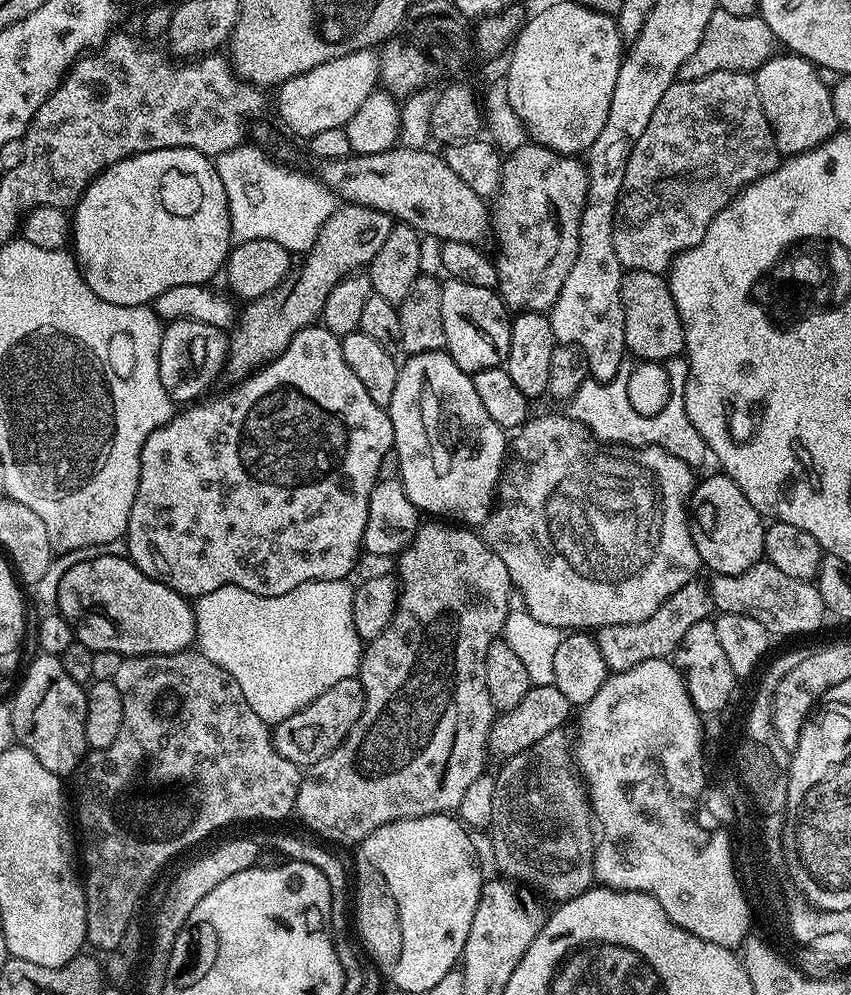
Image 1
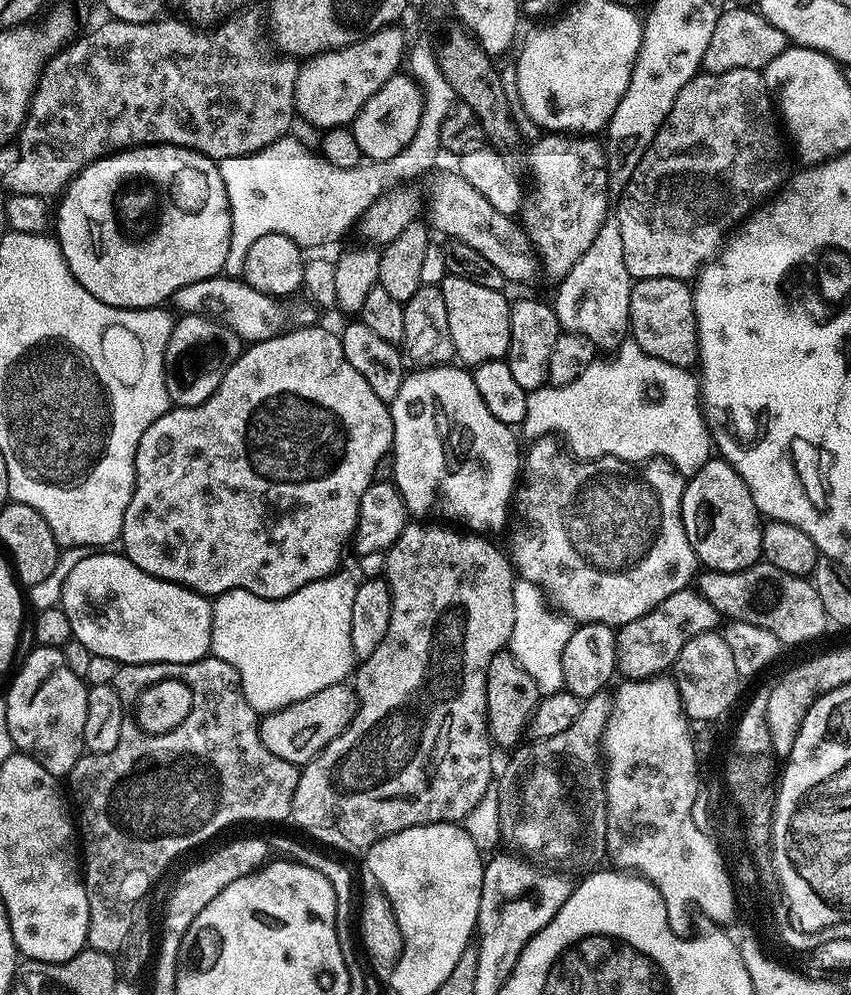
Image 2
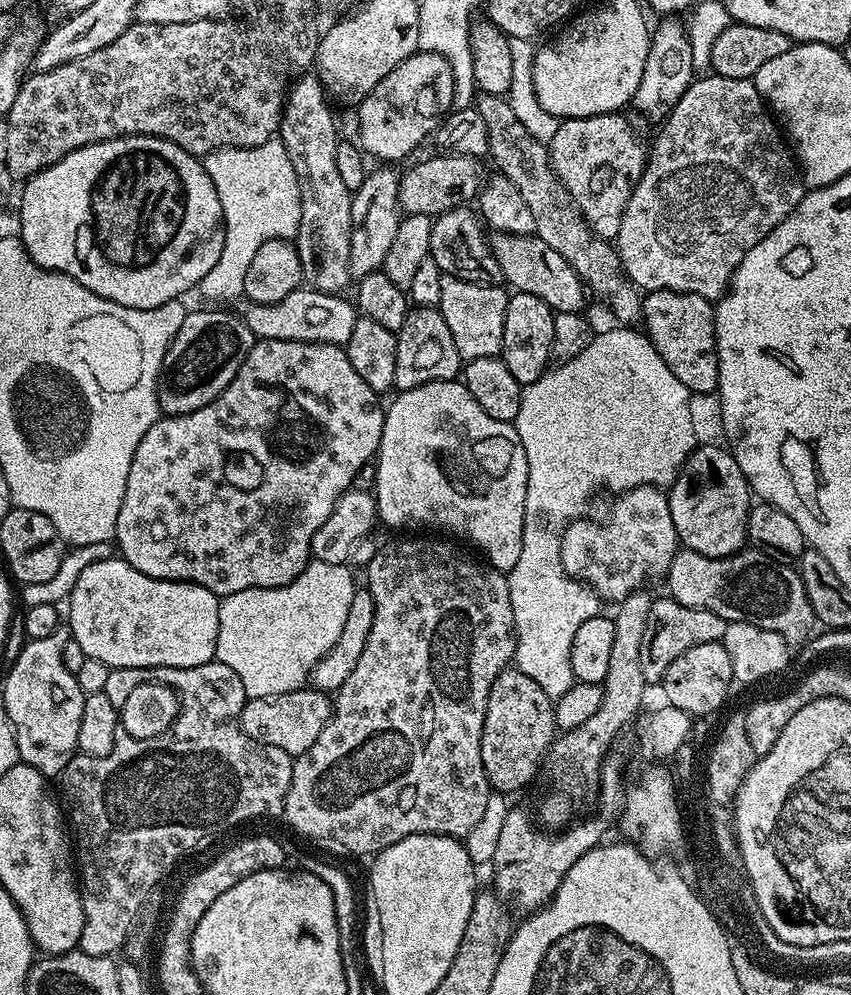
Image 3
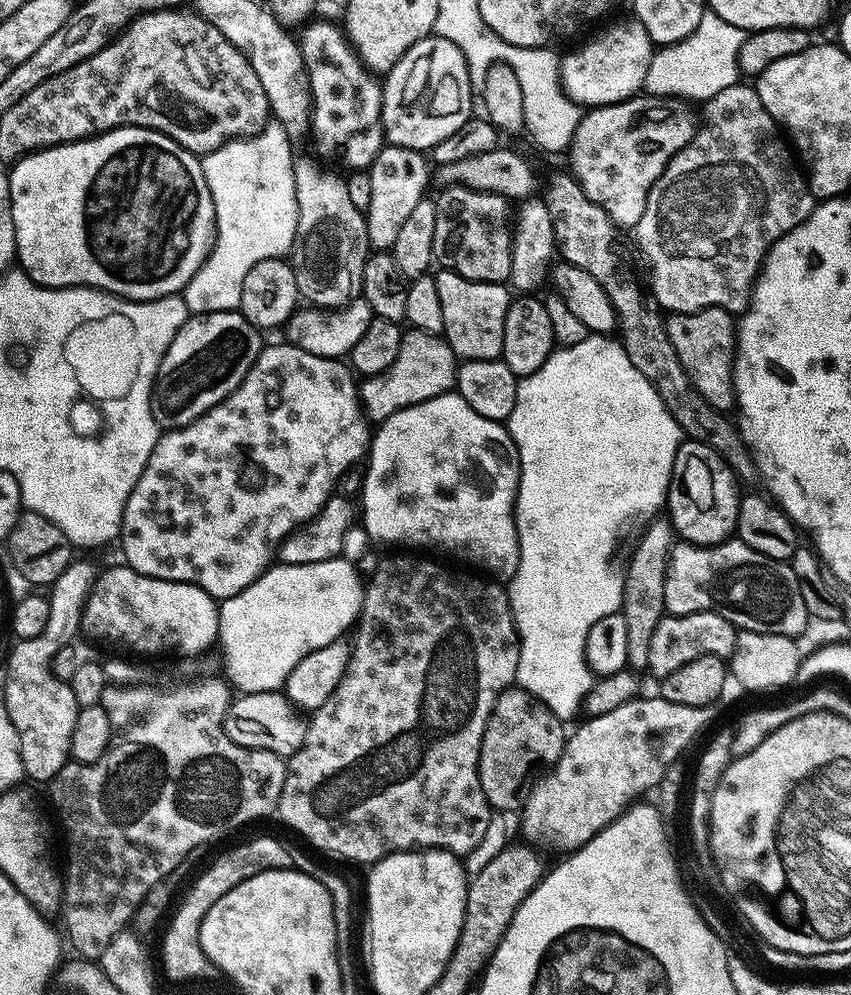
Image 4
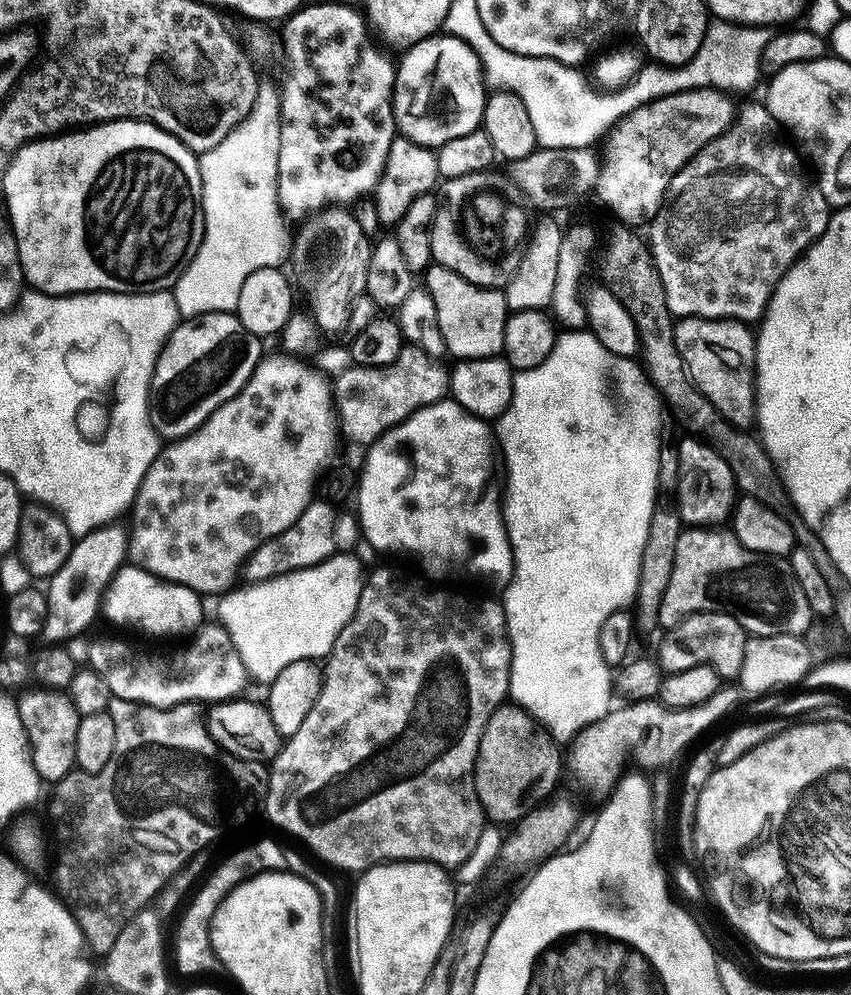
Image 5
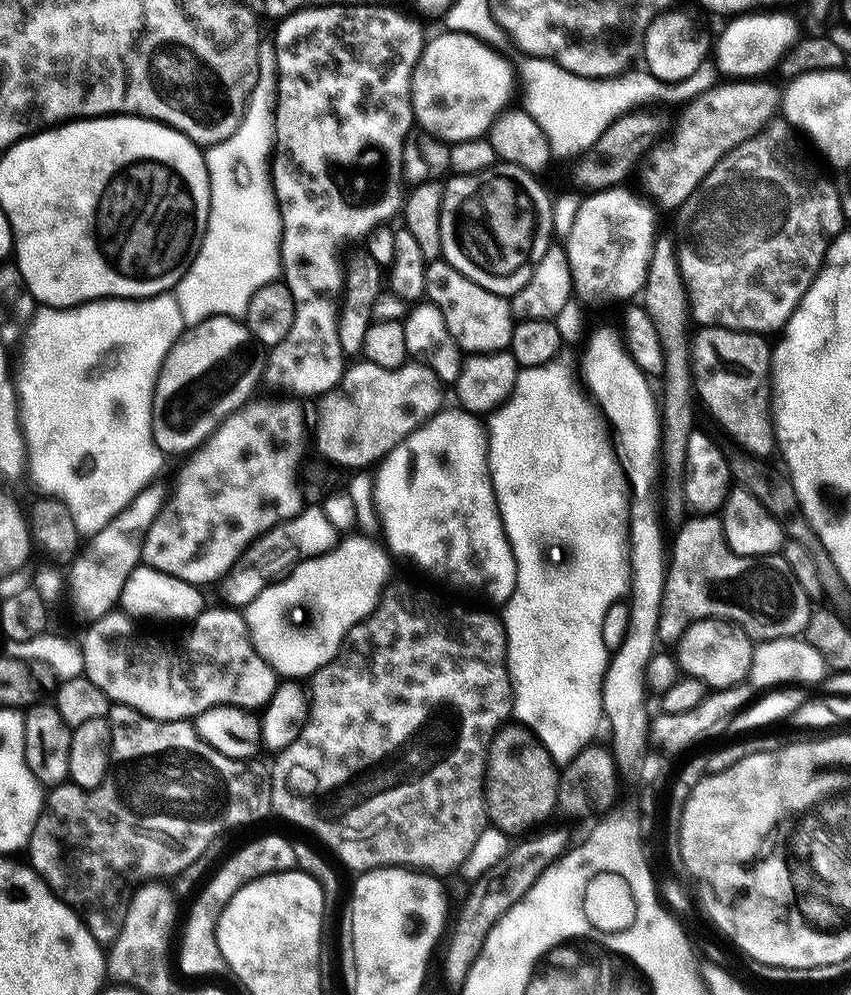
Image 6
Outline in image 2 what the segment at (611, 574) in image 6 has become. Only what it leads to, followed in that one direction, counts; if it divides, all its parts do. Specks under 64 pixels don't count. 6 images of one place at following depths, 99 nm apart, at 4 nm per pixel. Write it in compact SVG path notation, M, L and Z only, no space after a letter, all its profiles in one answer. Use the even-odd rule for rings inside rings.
M631 338L625 339L609 356L612 356L609 360L603 360L603 358L593 360L592 364L586 366L586 370L582 370L582 374L578 374L578 378L574 378L569 384L554 384L537 388L535 392L529 392L528 401L526 402L526 418L522 425L522 431L530 436L529 438L548 438L551 436L559 438L558 436L561 436L568 443L569 449L567 448L567 451L580 462L600 460L603 456L613 456L623 460L629 466L640 466L649 460L659 458L667 461L681 474L697 472L714 452L712 434L709 432L708 422L704 418L699 379L687 368L670 366L670 362L662 362L662 358L654 358L650 354L646 354L646 350L639 348L635 340ZM514 579L514 630L510 641L512 657L534 678L541 694L564 688L562 650L570 642L573 621L550 603L543 588L530 580Z

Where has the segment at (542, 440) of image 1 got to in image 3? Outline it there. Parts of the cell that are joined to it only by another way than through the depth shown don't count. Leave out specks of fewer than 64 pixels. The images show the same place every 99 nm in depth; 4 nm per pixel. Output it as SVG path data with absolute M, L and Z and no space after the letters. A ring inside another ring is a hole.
M643 484L619 493L613 500L616 501L609 506L604 524L595 524L594 521L588 520L589 518L573 520L564 529L560 538L560 557L568 575L588 585L604 602L623 600L625 596L637 591L647 576L663 577L678 551L674 518L670 518L668 497L659 487Z

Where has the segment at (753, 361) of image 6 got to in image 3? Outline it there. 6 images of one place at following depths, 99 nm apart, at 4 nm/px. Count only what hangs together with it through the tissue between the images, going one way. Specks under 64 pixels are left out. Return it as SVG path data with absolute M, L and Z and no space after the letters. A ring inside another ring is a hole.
M658 290L647 293L643 297L643 302L643 331L658 350L662 362L666 362L666 366L670 366L674 378L678 378L678 382L682 382L682 386L686 386L689 393L715 393L718 389L718 354L716 353L716 309L713 301L707 300L705 296L690 294L689 292Z

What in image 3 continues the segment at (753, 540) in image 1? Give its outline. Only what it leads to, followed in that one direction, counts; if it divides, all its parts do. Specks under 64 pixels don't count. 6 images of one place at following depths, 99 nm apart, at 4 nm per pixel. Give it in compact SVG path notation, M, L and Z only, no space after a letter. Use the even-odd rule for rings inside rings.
M703 444L692 449L676 480L667 489L670 518L674 518L676 538L684 548L710 558L732 556L745 547L748 539L748 512L754 497L727 447Z

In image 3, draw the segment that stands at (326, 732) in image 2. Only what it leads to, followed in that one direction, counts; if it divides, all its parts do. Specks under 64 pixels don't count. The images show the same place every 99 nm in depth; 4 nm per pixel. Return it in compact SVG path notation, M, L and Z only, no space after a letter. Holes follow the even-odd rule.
M301 686L286 694L254 696L245 699L240 729L257 745L269 744L277 753L295 758L314 746L318 734L322 734L322 726L332 717L332 705L325 693L311 686Z

